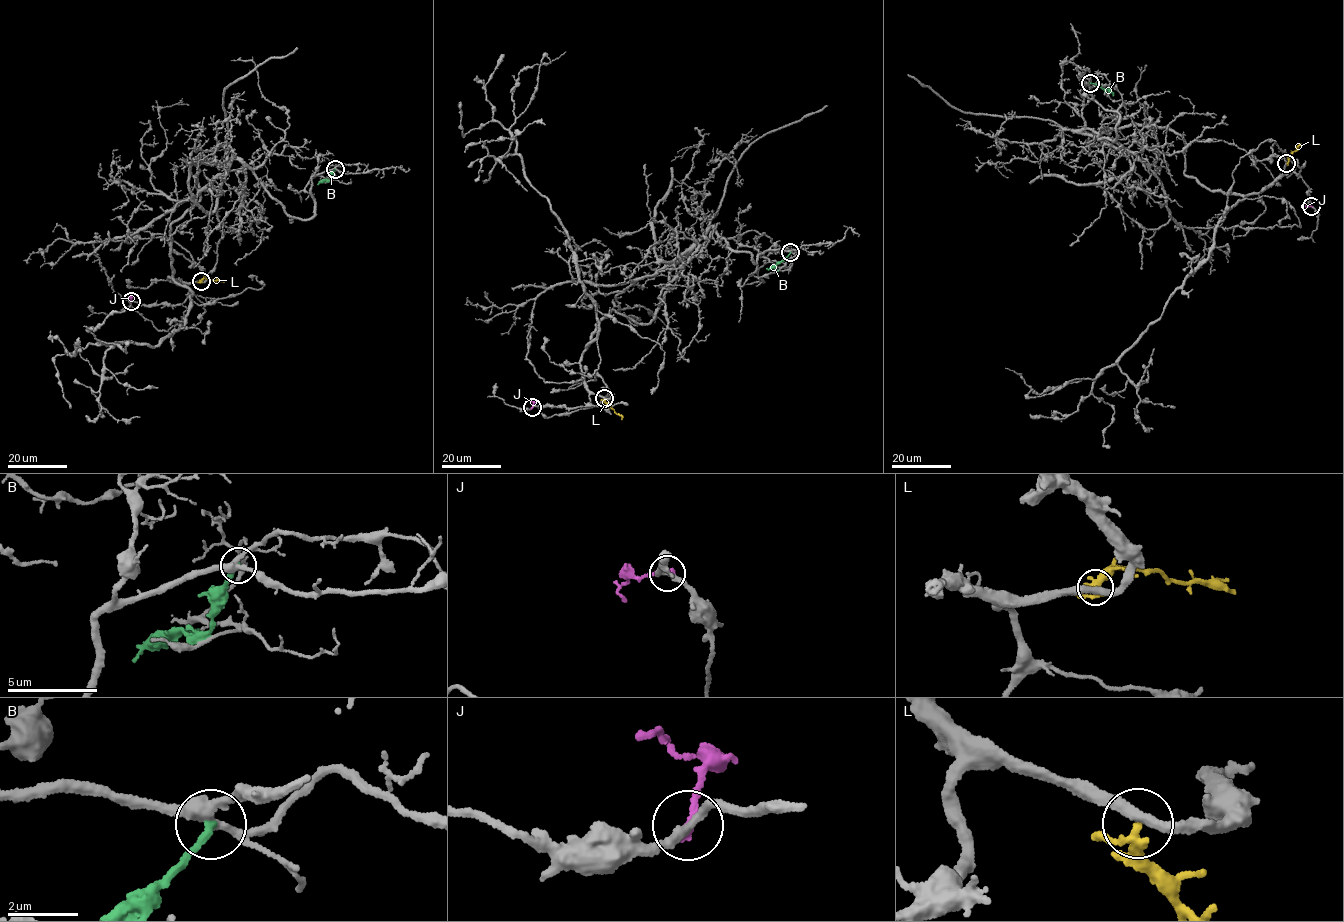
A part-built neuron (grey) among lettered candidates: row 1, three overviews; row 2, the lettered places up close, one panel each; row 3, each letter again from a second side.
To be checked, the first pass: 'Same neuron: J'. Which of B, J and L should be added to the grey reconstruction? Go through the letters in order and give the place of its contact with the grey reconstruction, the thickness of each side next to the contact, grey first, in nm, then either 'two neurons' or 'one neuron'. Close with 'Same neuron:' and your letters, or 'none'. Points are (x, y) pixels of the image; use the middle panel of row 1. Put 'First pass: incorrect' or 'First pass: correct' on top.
First pass: incorrect
B: (790, 252) | 340/200 nm | two neurons
J: (532, 407) | 240/320 nm | two neurons
L: (604, 398) | 320/240 nm | two neurons
Same neuron: none

